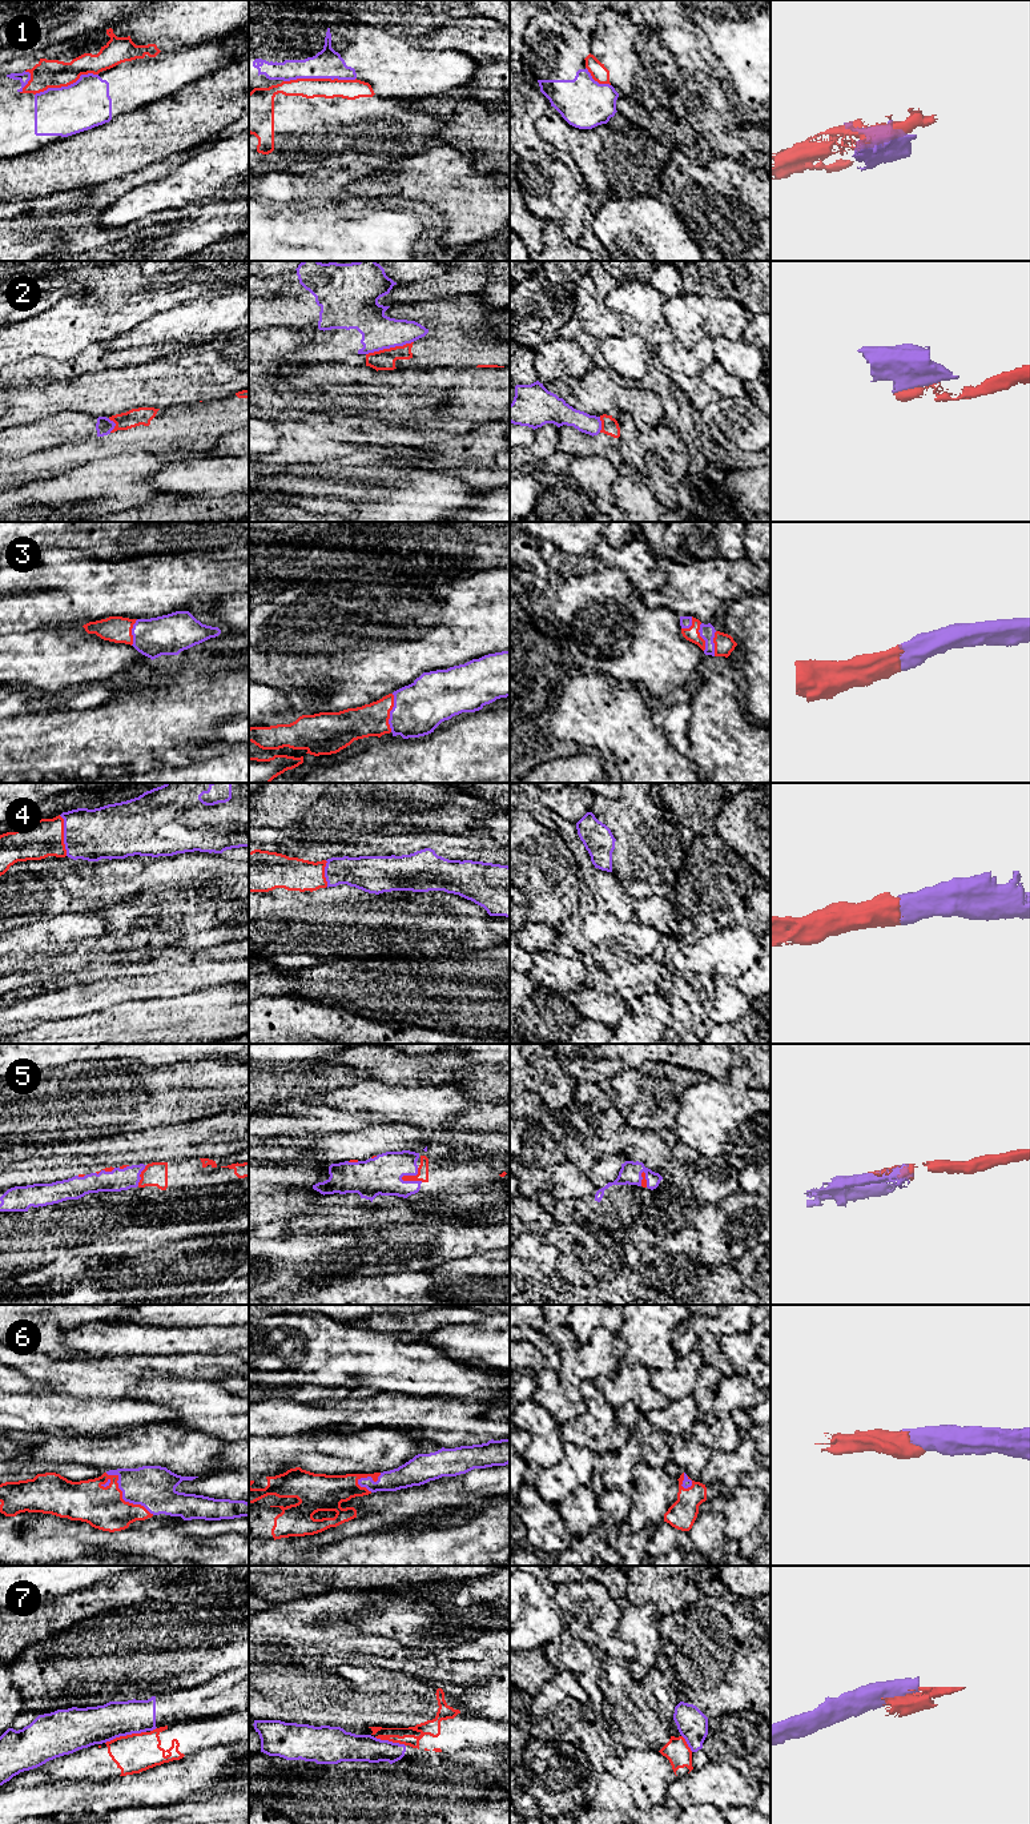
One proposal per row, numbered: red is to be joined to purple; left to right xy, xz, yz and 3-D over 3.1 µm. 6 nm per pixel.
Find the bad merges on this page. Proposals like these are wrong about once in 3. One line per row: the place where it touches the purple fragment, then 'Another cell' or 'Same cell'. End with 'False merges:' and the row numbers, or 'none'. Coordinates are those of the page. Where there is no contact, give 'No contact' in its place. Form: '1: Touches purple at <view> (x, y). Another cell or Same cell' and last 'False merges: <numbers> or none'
1: Touches purple at xz (320, 77). Another cell
2: Touches purple at xz (389, 348). Another cell
3: Touches purple at xz (390, 712). Same cell
4: Touches purple at xy (64, 835). Same cell
5: Touches purple at xz (411, 1181). Same cell
6: Touches purple at xy (123, 1497). Same cell
7: Touches purple at xy (125, 1735). Another cell
False merges: 1, 2, 7

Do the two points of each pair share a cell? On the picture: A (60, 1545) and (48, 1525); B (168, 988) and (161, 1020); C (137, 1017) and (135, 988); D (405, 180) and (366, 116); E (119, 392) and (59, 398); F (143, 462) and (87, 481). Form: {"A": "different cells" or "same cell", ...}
{"A": "different cells", "B": "different cells", "C": "different cells", "D": "different cells", "E": "same cell", "F": "same cell"}

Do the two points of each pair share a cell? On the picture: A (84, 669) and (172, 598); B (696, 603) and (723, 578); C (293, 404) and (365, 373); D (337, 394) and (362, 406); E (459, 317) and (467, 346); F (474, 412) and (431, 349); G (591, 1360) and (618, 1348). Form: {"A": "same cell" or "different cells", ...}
{"A": "different cells", "B": "same cell", "C": "different cells", "D": "same cell", "E": "same cell", "F": "different cells", "G": "same cell"}

